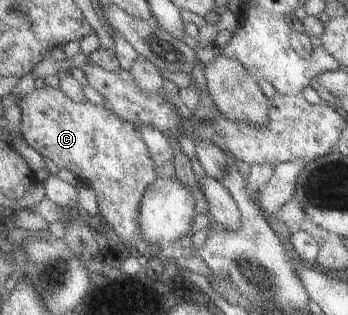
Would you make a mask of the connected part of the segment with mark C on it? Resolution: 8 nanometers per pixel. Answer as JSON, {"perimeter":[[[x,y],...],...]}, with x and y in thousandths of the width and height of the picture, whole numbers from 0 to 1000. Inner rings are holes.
{"perimeter":[[[172,273],[101,283],[63,311],[57,333],[75,448],[147,502],[170,533],[216,546],[227,575],[276,606],[299,695],[365,778],[399,768],[408,756],[402,673],[414,616],[463,559],[411,413],[336,368],[302,333],[210,317]]]}

